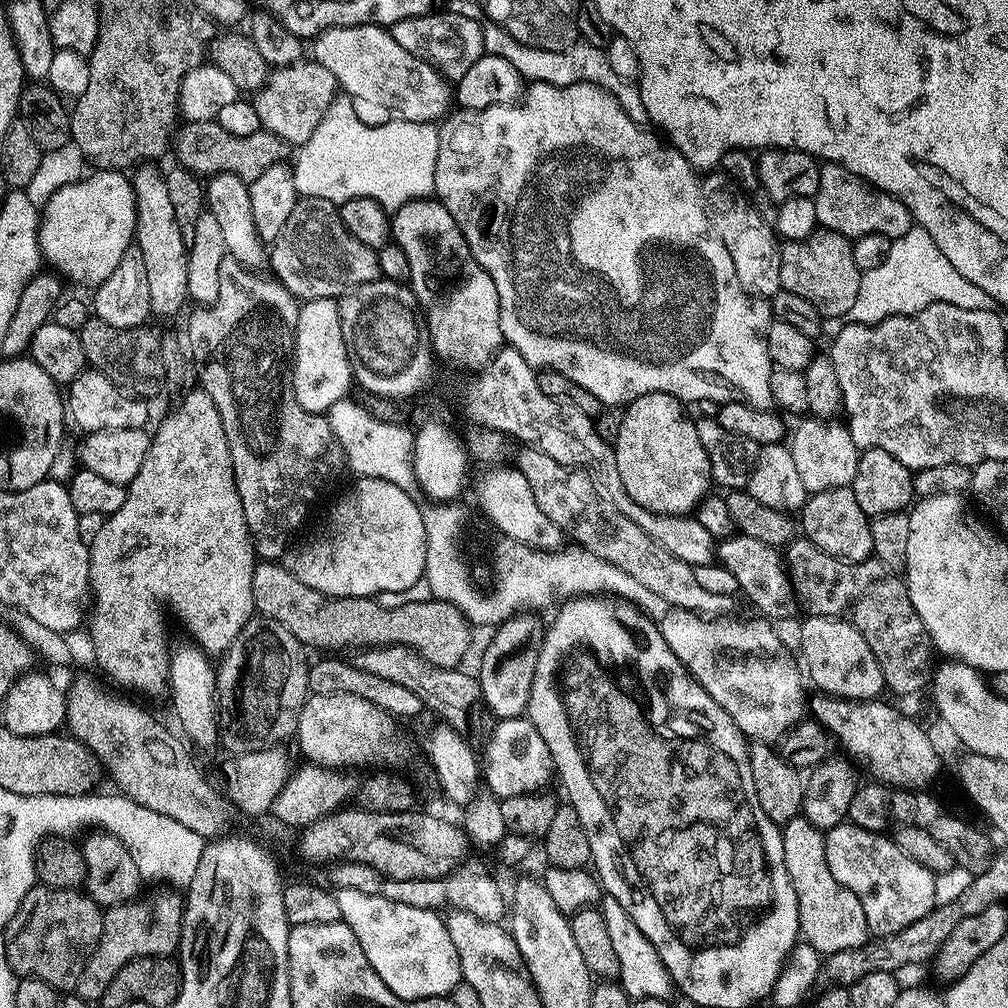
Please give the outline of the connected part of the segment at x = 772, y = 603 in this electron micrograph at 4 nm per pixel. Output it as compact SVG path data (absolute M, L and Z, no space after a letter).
M733 534L723 537L717 543L714 556L723 568L730 570L730 574L738 578L742 596L760 611L757 613L761 617L784 616L794 608L792 584L788 581L781 553L777 549L766 542L758 542L758 538Z

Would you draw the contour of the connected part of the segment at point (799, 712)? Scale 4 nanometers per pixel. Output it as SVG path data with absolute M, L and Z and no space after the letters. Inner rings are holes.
M669 608L668 613L658 622L658 627L666 646L680 659L686 671L700 683L702 690L706 690L706 694L710 694L710 698L714 698L714 702L718 702L718 706L722 706L722 710L730 714L730 718L745 737L756 742L776 742L789 728L800 723L806 712L806 700L803 700L804 694L800 686L801 673L795 663L792 665L788 661L775 630L768 625L771 623L764 618L755 619L727 624L729 621L724 618L707 620L694 612Z

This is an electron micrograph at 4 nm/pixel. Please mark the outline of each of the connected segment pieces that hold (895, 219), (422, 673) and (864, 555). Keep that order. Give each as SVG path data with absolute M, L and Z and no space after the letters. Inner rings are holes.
M825 163L820 170L820 181L816 191L816 223L821 229L837 232L849 238L866 234L886 234L893 241L914 227L912 211L889 192L883 192L858 178L840 164Z
M381 644L374 648L359 649L355 656L354 663L358 670L374 674L374 678L386 678L386 682L398 682L398 686L406 686L406 690L420 696L429 713L437 712L448 723L445 725L449 729L464 730L472 720L472 711L481 707L480 684L471 671L468 673L460 668L434 666L410 646Z
M850 486L811 493L799 513L798 524L807 540L839 560L857 564L873 555L872 521L862 506L858 506L858 498L854 498L854 490Z

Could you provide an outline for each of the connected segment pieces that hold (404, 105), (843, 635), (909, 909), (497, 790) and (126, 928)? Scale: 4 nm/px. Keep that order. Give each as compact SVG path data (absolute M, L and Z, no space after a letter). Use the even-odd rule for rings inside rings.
M370 23L349 28L327 28L311 44L311 59L326 66L326 70L334 74L337 85L343 91L345 88L349 92L347 95L357 101L365 100L368 104L390 108L394 111L391 113L403 120L423 124L439 121L449 111L448 103L453 103L454 92L449 81L422 62L422 58L410 54L410 50L402 50L387 27Z
M805 615L803 617L804 621L801 622L800 624L800 660L799 663L802 665L803 668L803 664L804 663L804 668L803 671L806 673L807 676L807 672L808 671L808 676L810 679L812 679L812 684L814 687L816 687L816 690L819 690L821 693L830 695L830 696L841 696L844 700L875 700L877 699L877 697L879 697L881 695L881 693L883 693L885 691L885 686L884 686L884 675L882 674L882 666L878 666L878 658L874 658L874 650L870 650L870 646L866 646L866 638L862 638L862 634L858 634L858 630L855 628L855 626L853 624L851 624L850 622L846 622L845 620L838 620L836 619L835 616L809 616L809 615Z
M845 822L824 832L824 845L826 866L830 866L830 874L834 874L834 878L838 878L838 882L846 886L846 890L854 890L854 894L858 894L858 902L862 902L862 911L866 913L866 926L873 937L889 936L898 930L906 930L910 922L926 918L926 914L930 914L930 910L936 907L937 873L926 870L926 866L918 866L914 858L906 858L906 854L902 854L902 850L896 845L895 839Z
M527 718L497 719L488 736L488 745L482 752L482 780L493 797L505 800L511 796L521 796L526 792L536 792L545 787L548 779L553 779L552 755L542 742L542 734Z
M175 887L161 888L164 888L161 892L126 900L105 911L102 938L94 954L86 962L82 978L78 978L78 986L74 990L77 996L89 1002L98 1002L102 994L106 994L110 978L114 978L114 974L118 974L118 970L122 970L126 962L143 956L172 956L179 949L180 928L184 925L185 897Z

